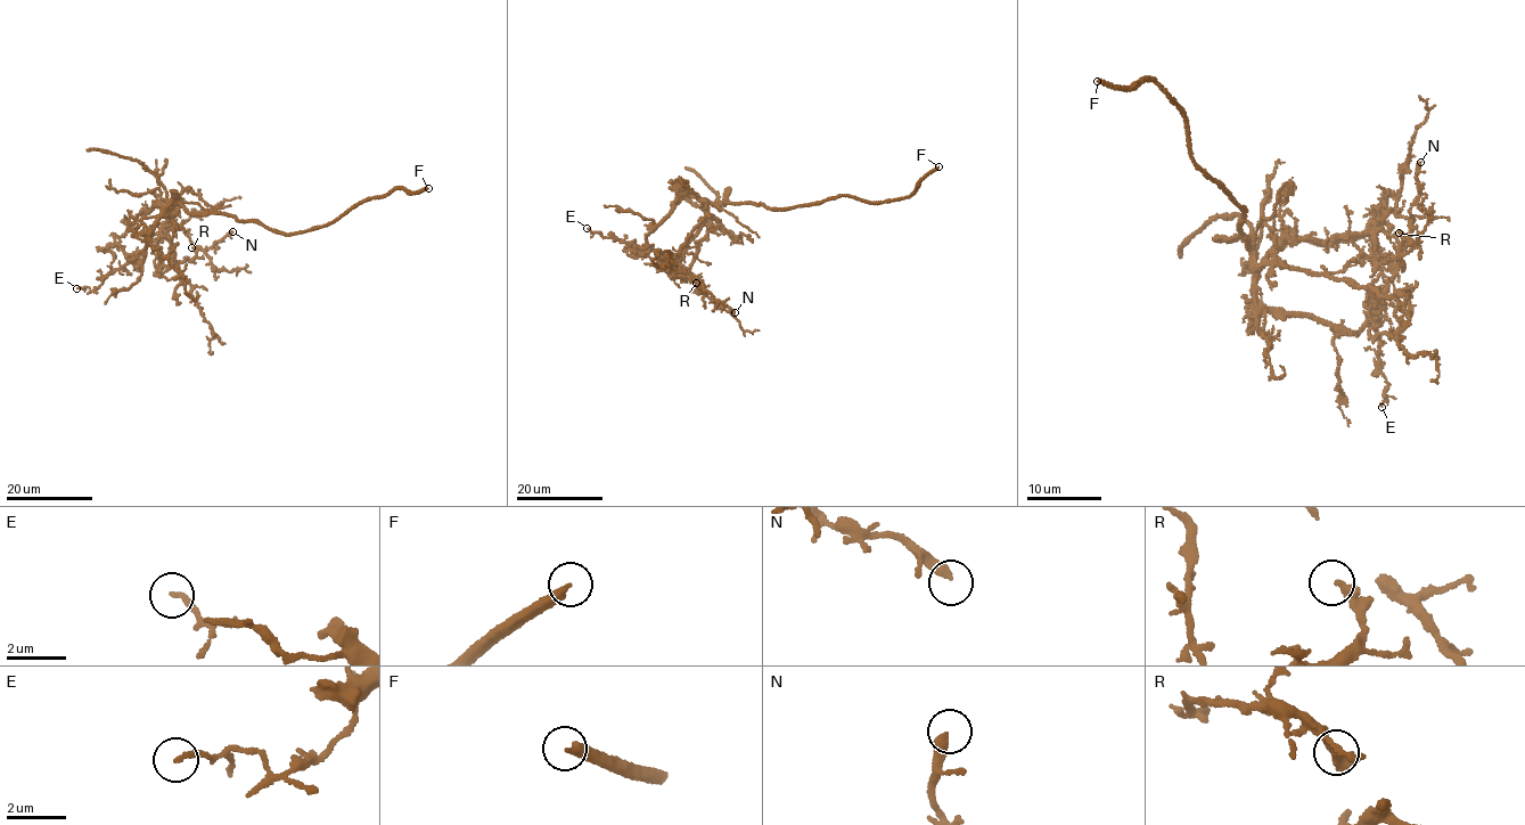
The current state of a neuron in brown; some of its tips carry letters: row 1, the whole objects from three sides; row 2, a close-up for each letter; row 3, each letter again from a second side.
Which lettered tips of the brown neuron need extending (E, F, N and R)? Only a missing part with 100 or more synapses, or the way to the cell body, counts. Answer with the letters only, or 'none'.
none

